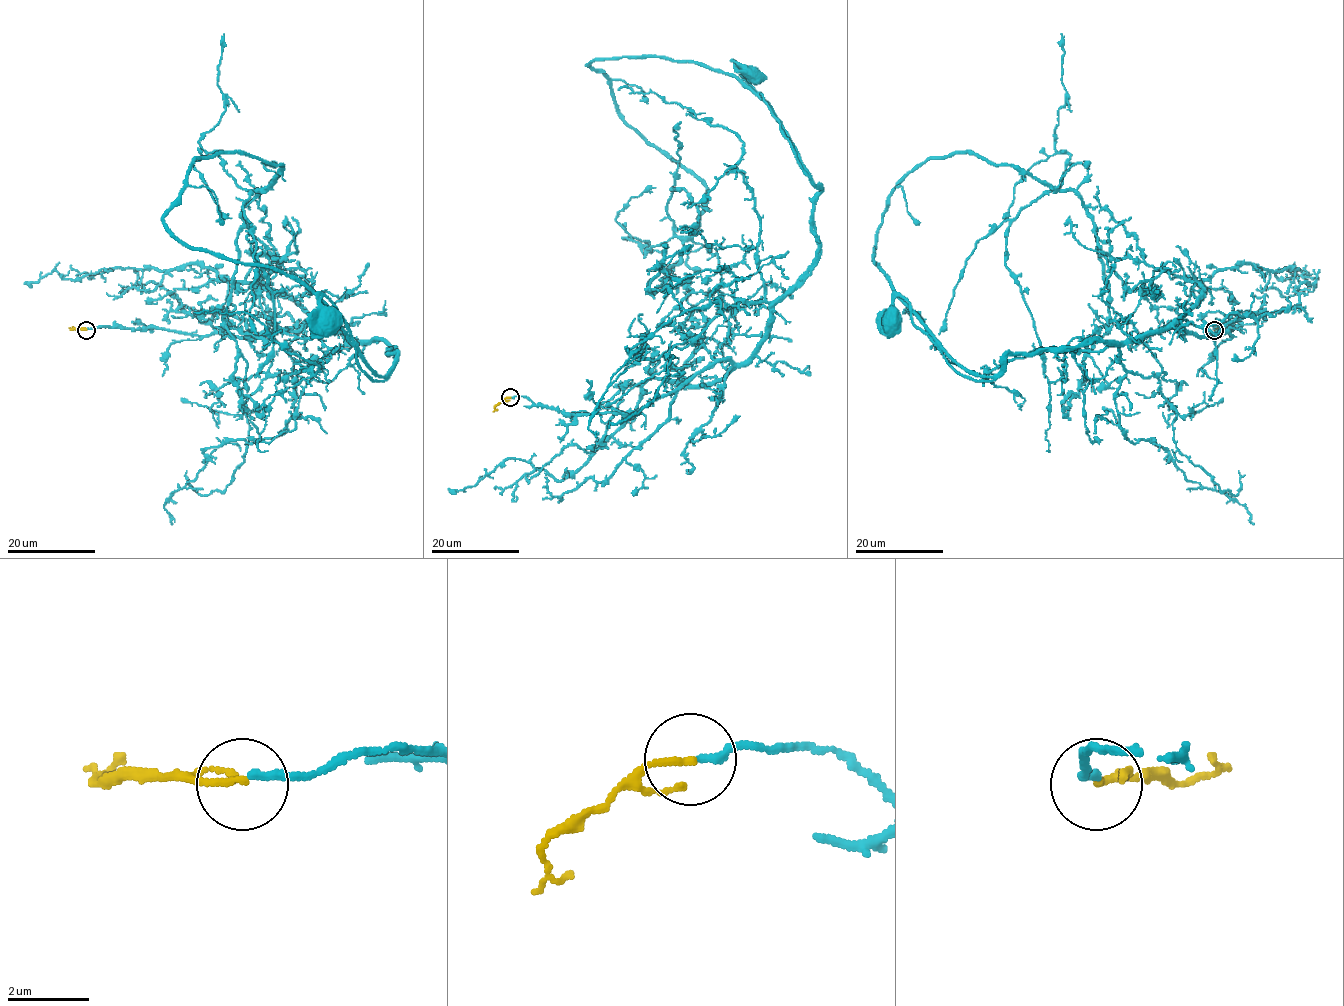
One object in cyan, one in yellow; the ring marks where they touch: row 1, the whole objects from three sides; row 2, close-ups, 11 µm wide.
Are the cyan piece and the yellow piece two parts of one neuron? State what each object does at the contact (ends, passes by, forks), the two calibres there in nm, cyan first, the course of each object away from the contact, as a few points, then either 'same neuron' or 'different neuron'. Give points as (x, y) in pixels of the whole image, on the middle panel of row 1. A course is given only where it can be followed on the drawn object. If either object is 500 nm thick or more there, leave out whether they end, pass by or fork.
cyan ends there; yellow ends there; 180 nm thick on the cyan side, 160 nm on the other; cyan runs (510, 397), (631, 416), (716, 362), (743, 363), (762, 341), (773, 306), (815, 257), (821, 189), (753, 74); yellow runs (510, 397), (495, 407), (497, 409); different neuron

